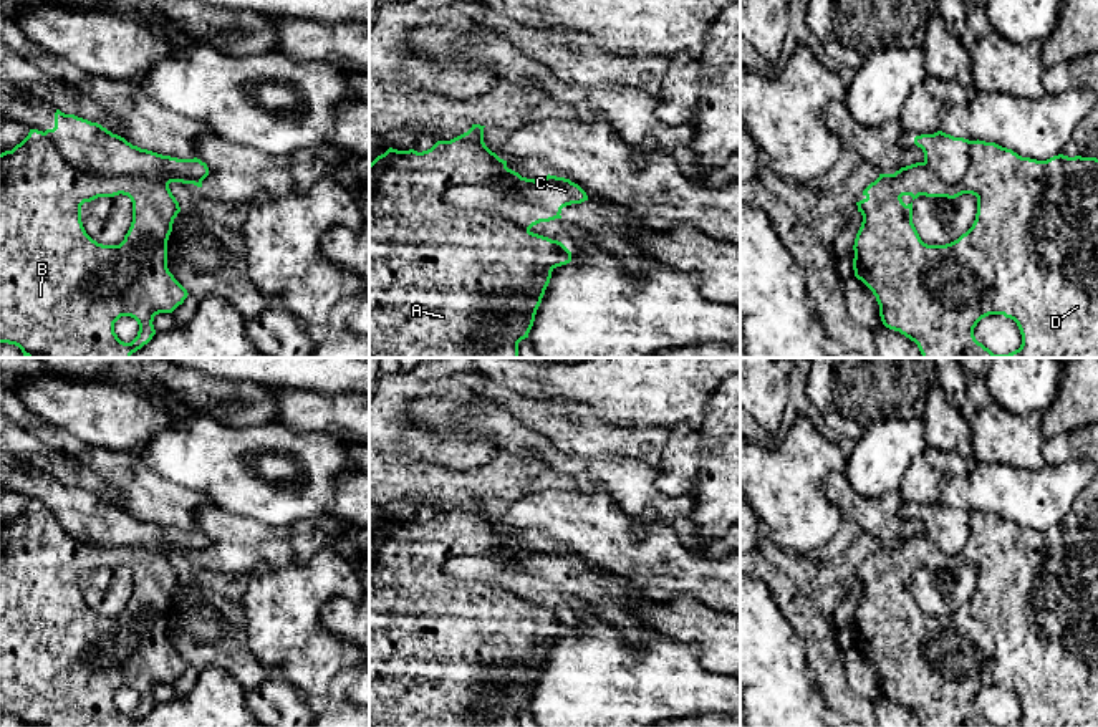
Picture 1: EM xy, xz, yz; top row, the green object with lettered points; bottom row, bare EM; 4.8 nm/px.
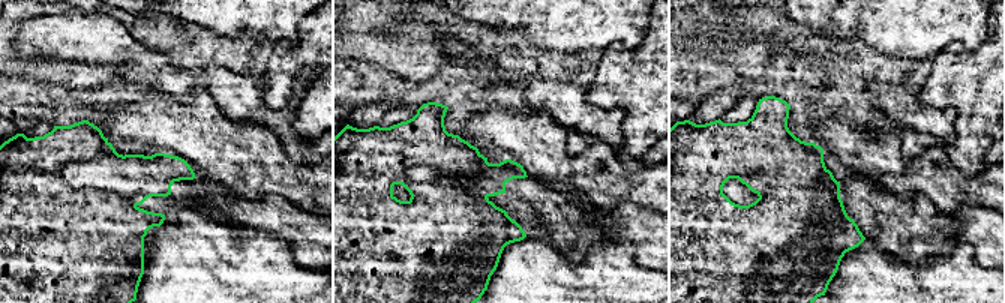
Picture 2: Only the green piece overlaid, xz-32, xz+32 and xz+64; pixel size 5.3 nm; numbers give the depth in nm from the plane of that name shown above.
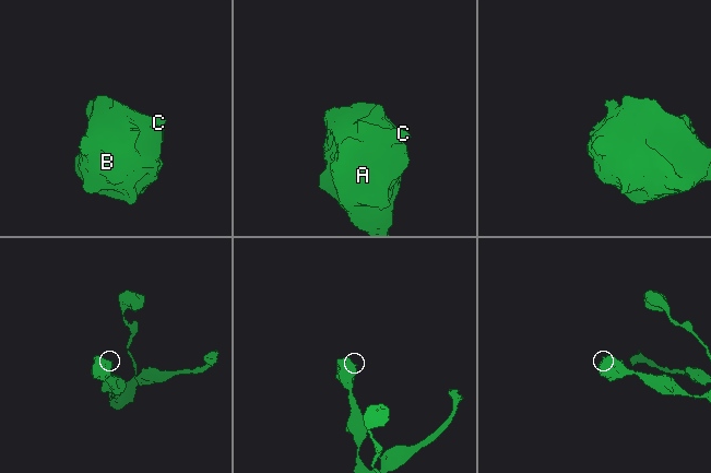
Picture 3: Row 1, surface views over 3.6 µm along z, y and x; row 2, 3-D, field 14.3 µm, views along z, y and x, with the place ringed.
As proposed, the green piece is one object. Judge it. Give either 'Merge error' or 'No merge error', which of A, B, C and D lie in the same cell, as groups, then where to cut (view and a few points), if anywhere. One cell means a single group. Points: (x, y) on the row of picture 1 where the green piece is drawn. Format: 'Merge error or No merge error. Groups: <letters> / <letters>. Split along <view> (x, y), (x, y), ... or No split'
Merge error. Groups: A B D / C. Split along xz (443, 194), (443, 199), (452, 207), (499, 212), (529, 231)

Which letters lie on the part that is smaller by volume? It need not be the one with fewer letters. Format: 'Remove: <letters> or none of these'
Remove: C

